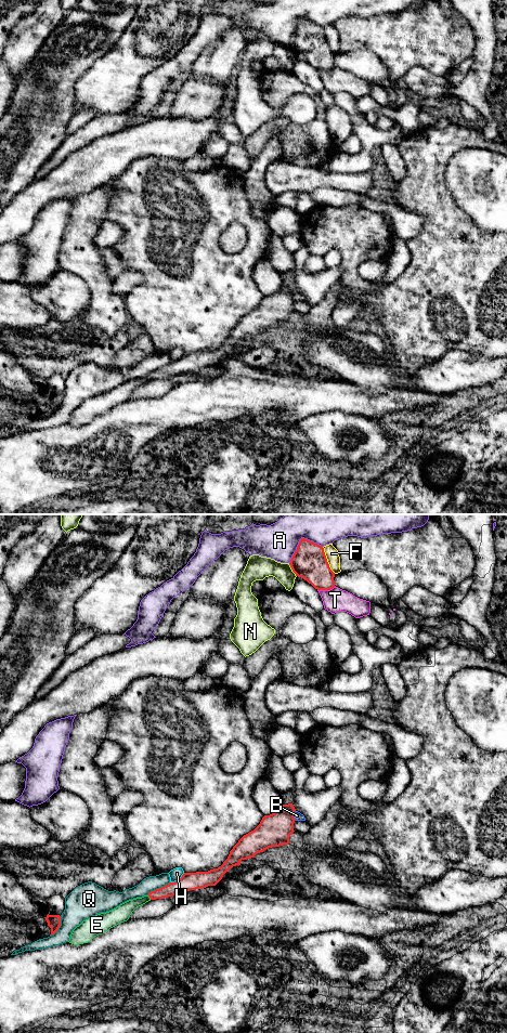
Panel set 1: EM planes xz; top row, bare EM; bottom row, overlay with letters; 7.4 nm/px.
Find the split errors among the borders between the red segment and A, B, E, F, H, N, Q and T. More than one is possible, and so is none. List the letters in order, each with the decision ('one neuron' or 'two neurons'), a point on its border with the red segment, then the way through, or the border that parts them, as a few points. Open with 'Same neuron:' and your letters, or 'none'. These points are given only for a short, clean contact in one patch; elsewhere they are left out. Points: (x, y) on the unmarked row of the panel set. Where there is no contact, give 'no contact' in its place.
Same neuron: none
A: two neurons | xz (300, 21)
B: two neurons | xz (293, 296) | along xz (295, 290), (294, 298), (296, 300)
E: two neurons | xz (148, 376)
F: two neurons | xz (326, 40)
H: two neurons | xz (178, 360)
N: two neurons | xz (291, 49)
Q: two neurons | xz (157, 369)
T: two neurons | xz (326, 69)

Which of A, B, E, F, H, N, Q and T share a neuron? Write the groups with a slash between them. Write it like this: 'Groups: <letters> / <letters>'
Groups: A / B / E H / F / N / Q / T

